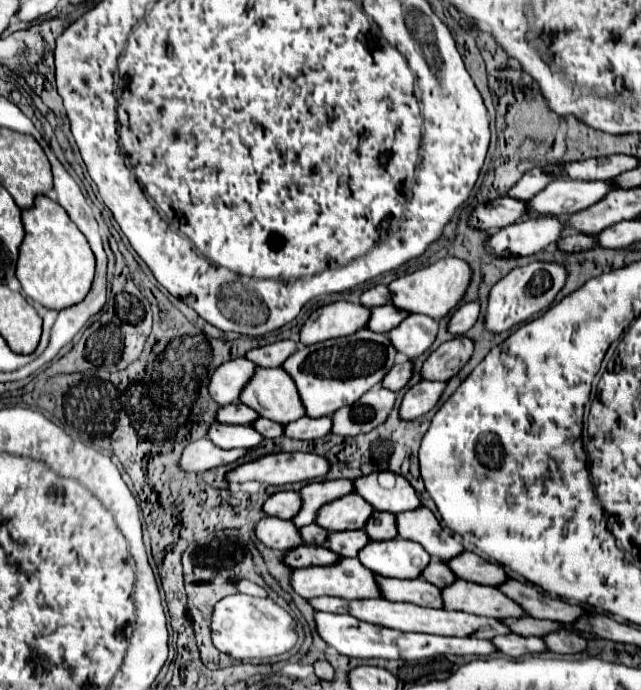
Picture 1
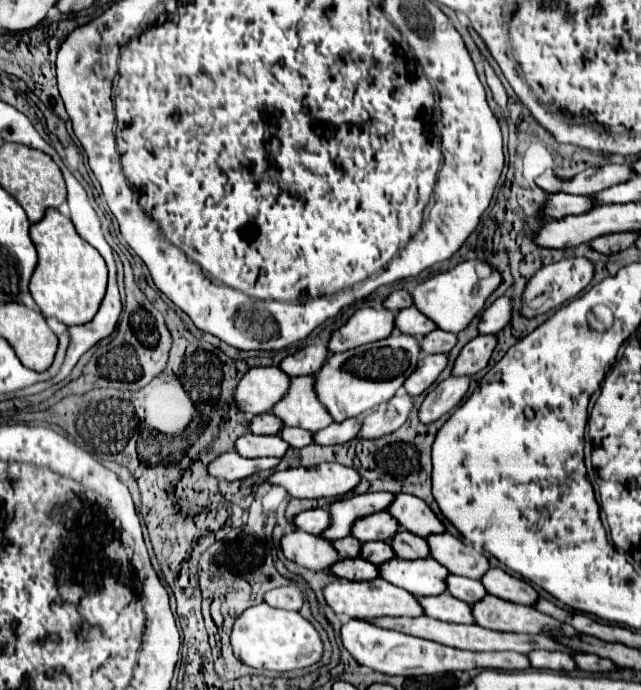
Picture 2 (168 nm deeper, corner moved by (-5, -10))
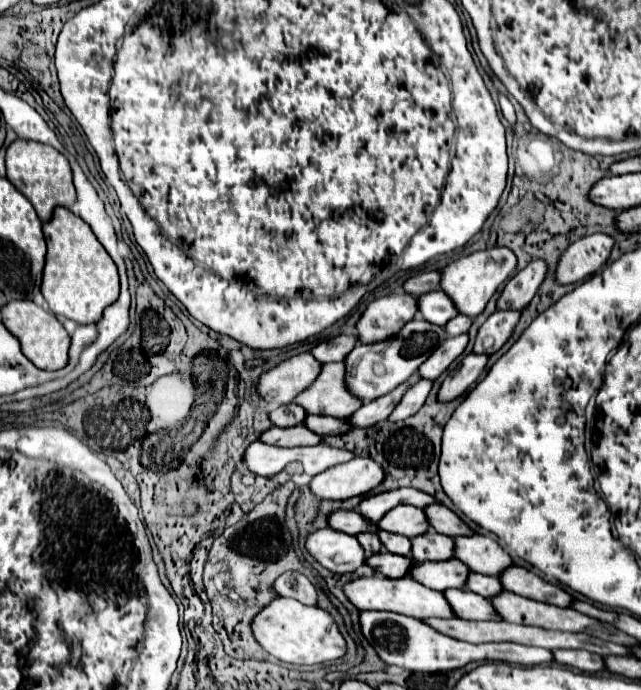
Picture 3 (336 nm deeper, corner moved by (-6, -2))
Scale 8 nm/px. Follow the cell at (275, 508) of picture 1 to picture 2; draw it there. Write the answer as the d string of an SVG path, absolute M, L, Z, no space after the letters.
M312 509L312 511L304 511L304 513L296 515L296 525L302 531L314 533L314 535L322 535L330 527L330 523L332 523L332 519L326 509Z

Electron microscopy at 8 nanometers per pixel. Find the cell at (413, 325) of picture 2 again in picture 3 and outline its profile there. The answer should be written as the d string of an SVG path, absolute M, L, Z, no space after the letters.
M431 291L427 295L421 295L417 299L417 307L425 321L441 325L441 327L443 323L447 323L449 319L457 315L457 309L453 307L451 299L443 291Z

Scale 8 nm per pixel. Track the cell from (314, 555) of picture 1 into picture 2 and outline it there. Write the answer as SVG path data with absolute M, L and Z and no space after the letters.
M358 557L358 559L342 559L338 561L334 567L332 567L332 573L340 579L348 579L348 581L370 581L370 579L376 579L380 577L380 569Z

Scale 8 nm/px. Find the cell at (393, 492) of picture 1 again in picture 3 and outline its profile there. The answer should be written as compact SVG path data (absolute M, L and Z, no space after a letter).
M431 503L433 507L425 507L425 515L427 515L427 521L431 523L431 527L441 533L441 535L447 535L447 537L459 537L459 535L473 535L473 531L451 511L447 509L445 505L439 505L439 503Z

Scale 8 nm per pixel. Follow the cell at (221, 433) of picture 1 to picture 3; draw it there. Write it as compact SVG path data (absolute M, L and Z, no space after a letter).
M295 425L295 427L271 427L261 433L259 441L271 443L275 447L301 447L301 445L317 445L321 443L321 437L313 431L309 431L305 425Z

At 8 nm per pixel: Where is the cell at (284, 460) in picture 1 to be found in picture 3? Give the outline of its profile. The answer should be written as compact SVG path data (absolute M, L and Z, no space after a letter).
M355 457L351 463L341 463L315 475L309 481L309 489L321 499L347 499L369 493L381 483L383 475L383 467L373 459Z

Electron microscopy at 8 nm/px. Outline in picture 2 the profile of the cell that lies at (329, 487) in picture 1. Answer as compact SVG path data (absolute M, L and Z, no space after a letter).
M366 493L334 501L330 509L330 515L334 515L334 523L330 525L330 531L326 531L324 537L328 539L348 537L352 533L352 525L358 519L386 511L394 499L396 497L392 493Z

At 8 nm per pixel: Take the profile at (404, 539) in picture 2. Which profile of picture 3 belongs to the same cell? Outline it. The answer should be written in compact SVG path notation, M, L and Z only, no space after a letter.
M431 529L427 535L417 535L411 539L411 549L411 555L417 563L443 561L453 557L453 539L443 537Z

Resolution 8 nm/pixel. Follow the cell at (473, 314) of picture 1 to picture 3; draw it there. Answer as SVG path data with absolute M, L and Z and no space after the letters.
M541 259L531 261L523 271L519 271L515 277L511 277L507 281L507 285L503 287L499 299L497 299L497 309L499 311L521 311L525 305L529 305L529 301L533 299L537 287L541 285L543 277L545 277L547 265Z

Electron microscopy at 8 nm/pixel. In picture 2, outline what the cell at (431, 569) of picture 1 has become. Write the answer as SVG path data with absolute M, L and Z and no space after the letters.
M450 575L450 577L446 579L446 583L448 583L448 591L450 591L454 597L466 601L468 605L474 605L478 599L482 599L482 597L488 595L486 589L484 589L484 585L482 585L480 581L474 581L474 579Z

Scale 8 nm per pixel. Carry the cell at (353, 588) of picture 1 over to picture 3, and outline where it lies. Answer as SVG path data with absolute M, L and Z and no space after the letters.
M375 573L371 577L359 577L355 581L345 583L343 593L359 611L369 611L369 609L371 611L393 611L393 613L401 613L401 615L409 615L409 617L417 617L417 619L455 617L449 603L443 599L443 593L423 587L421 583L413 581L409 575L405 575L403 579L389 579L379 573Z

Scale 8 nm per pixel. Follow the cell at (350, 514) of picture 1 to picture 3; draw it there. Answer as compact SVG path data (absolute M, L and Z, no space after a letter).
M411 505L393 507L391 511L387 511L387 515L383 515L377 527L389 533L405 535L405 537L415 537L415 535L429 531L429 523L425 519L423 509L417 509Z

